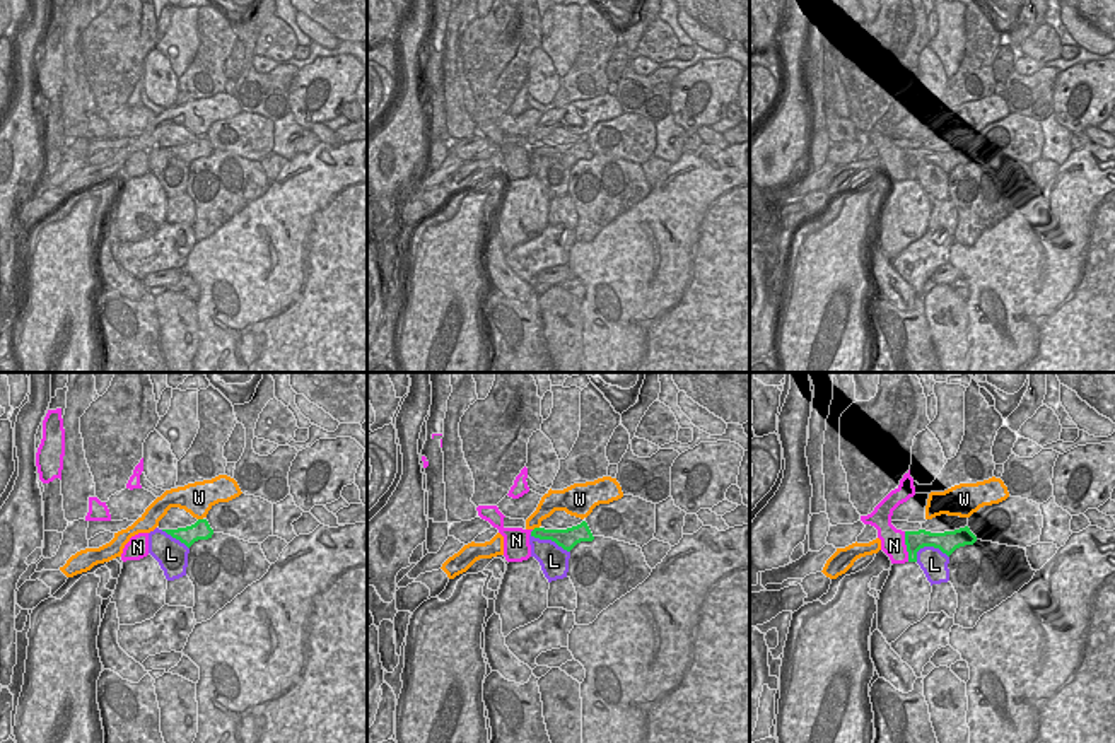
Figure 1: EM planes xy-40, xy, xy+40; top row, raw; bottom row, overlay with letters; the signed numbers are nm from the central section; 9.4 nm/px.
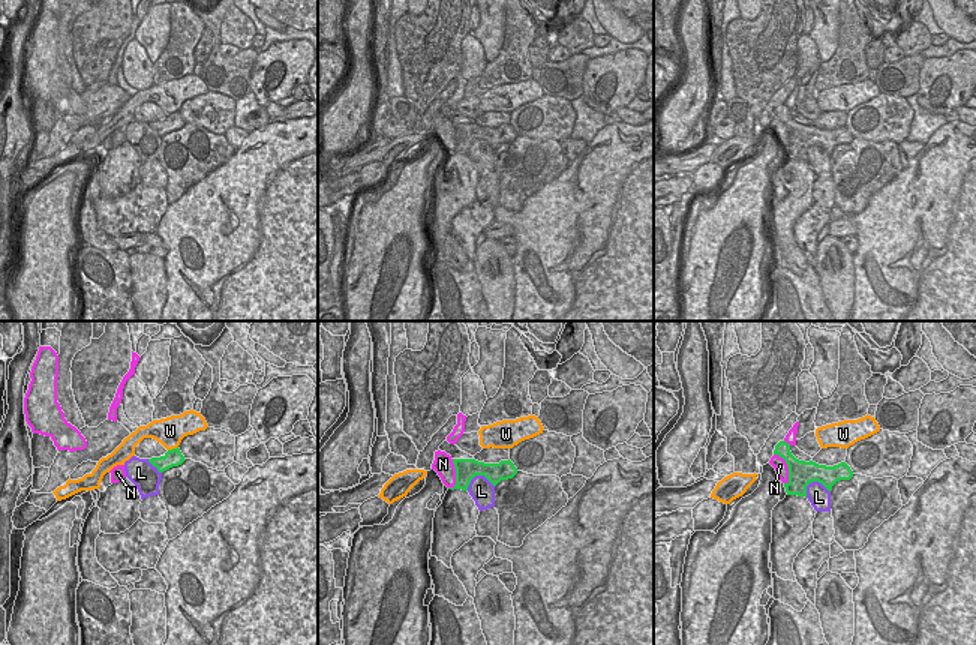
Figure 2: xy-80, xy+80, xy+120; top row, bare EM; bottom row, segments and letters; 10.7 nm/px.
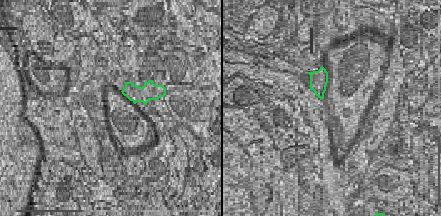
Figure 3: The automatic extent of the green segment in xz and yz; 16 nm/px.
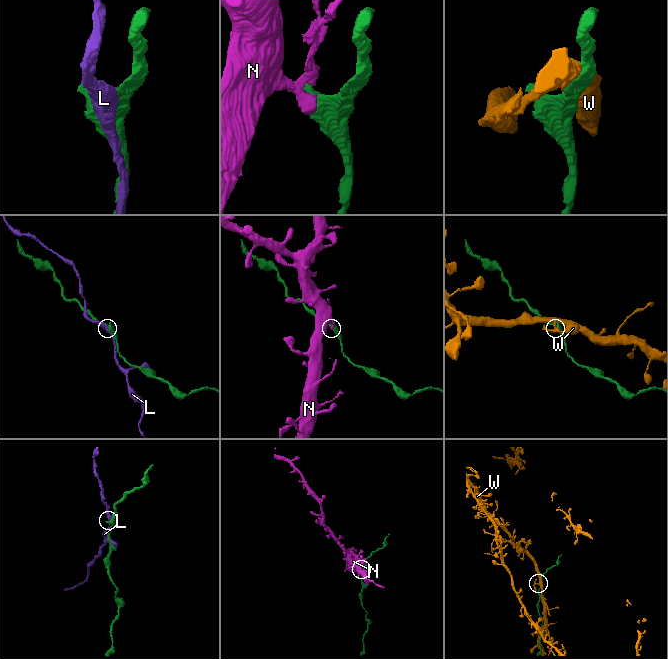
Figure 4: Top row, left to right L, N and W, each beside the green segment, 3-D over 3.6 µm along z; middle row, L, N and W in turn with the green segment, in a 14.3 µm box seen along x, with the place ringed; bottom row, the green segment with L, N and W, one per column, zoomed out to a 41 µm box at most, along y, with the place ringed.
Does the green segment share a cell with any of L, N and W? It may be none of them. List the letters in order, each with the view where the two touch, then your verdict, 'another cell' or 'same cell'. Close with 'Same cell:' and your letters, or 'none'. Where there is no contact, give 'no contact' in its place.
L: xy+40 | another cell
N: xy+40 | another cell
W: xy | another cell
Same cell: none

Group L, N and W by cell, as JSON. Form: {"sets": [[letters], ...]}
{"sets": [["L"], ["N"], ["W"]]}

